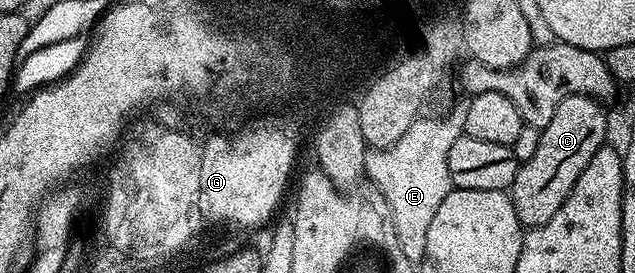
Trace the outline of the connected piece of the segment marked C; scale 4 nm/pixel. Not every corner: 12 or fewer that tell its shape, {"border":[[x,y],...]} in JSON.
{"border":[[603,102],[554,108],[508,190],[523,226],[564,207],[607,144]]}

